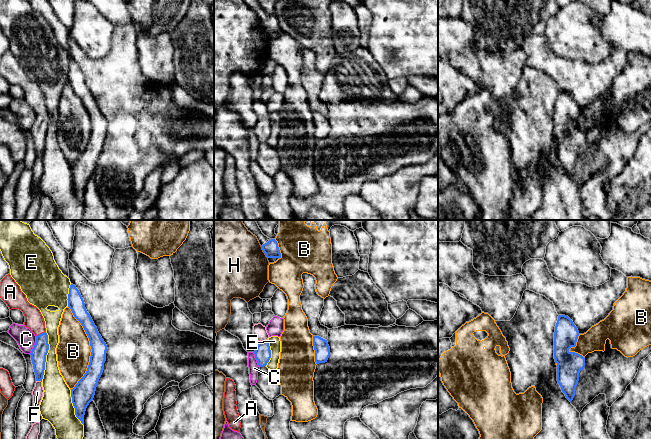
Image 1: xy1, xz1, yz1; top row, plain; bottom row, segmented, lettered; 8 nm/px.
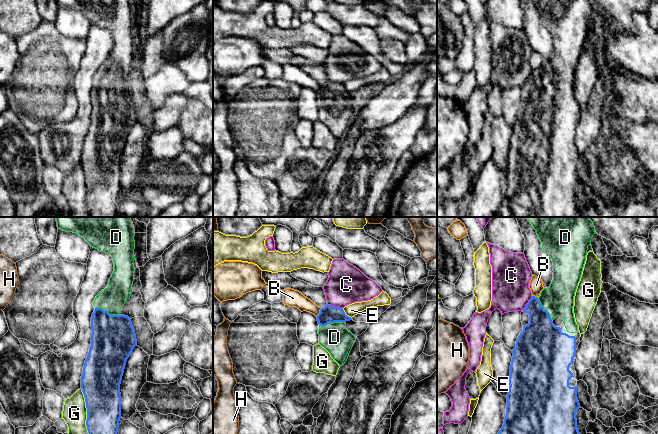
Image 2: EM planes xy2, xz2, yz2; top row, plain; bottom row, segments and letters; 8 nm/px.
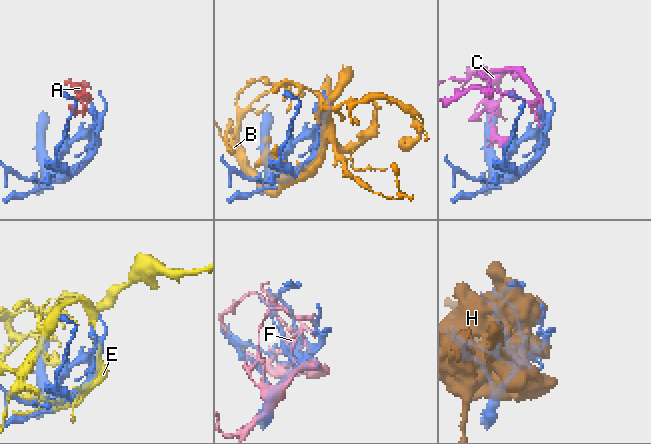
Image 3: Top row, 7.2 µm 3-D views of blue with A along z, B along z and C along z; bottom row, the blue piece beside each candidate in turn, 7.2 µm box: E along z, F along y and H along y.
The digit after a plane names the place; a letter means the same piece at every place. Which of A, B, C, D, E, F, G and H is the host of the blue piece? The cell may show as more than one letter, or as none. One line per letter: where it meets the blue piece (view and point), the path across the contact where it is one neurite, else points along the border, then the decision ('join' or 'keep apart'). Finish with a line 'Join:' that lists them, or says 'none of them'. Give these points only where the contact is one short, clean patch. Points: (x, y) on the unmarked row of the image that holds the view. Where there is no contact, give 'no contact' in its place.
A: meets blue in xy1 at (40, 110); runs through xy1 (38, 130), (40, 126), (40, 110), (34, 96); join
B: meets blue in xy1 at (91, 124); keep apart
C: meets blue in xy1 at (34, 121); keep apart
D: meets blue in xz2 at (331, 98); runs through xz2 (329, 90), (331, 98), (334, 113); join
E: meets blue in xy1 at (45, 133); keep apart
F: meets blue in xz1 at (263, 117); keep apart
G: meets blue in xy2 at (87, 190); keep apart
H: meets blue in xz1 at (263, 27); keep apart
Join: A, D

